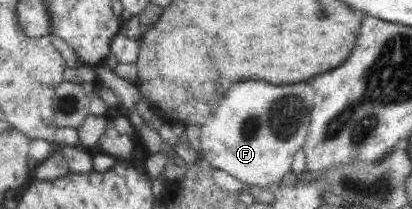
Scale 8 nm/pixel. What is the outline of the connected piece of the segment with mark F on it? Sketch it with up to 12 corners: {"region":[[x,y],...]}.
{"region":[[232,84],[201,127],[214,169],[269,188],[310,128],[308,84]]}

